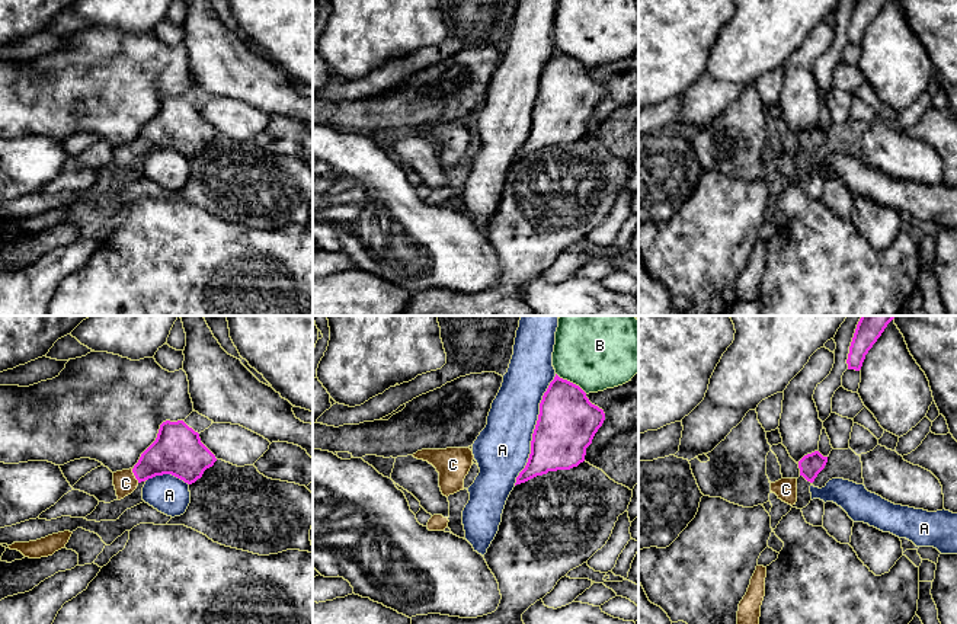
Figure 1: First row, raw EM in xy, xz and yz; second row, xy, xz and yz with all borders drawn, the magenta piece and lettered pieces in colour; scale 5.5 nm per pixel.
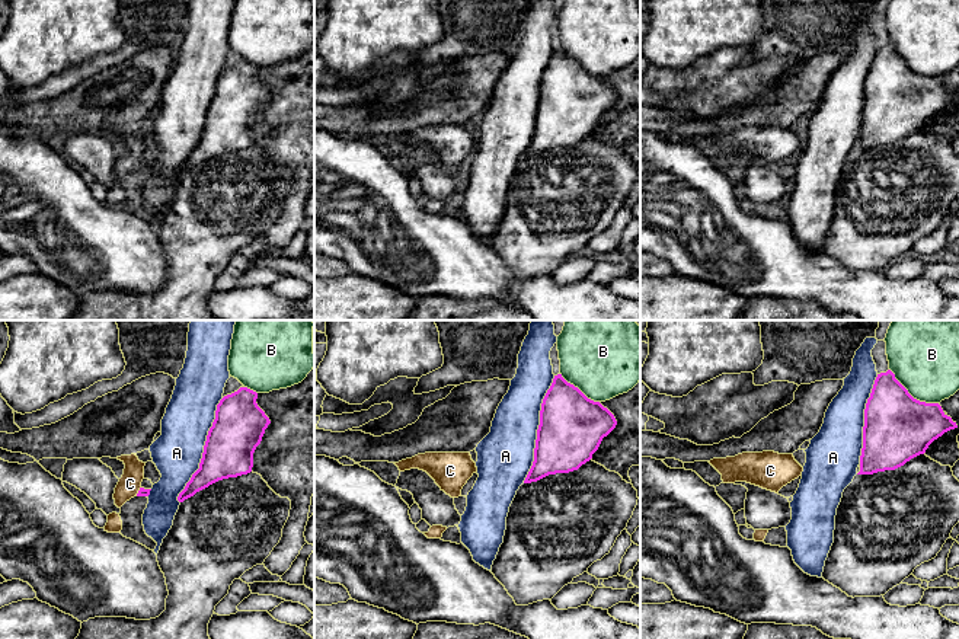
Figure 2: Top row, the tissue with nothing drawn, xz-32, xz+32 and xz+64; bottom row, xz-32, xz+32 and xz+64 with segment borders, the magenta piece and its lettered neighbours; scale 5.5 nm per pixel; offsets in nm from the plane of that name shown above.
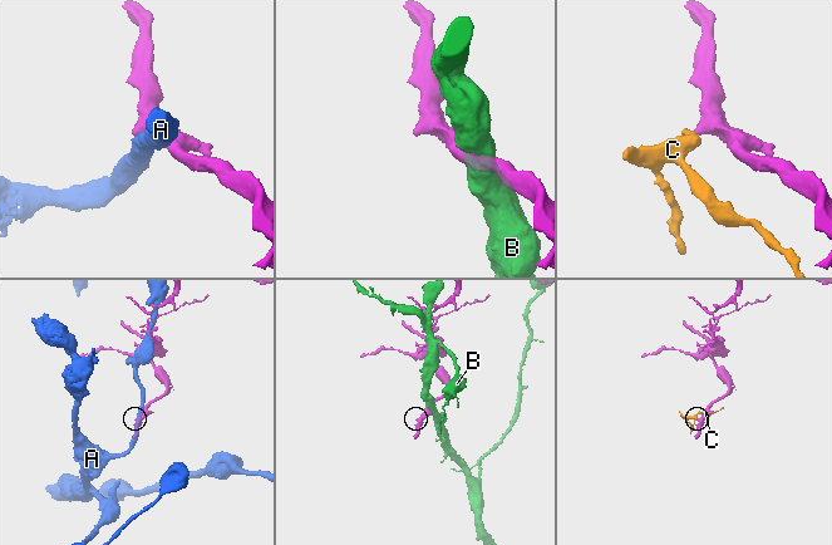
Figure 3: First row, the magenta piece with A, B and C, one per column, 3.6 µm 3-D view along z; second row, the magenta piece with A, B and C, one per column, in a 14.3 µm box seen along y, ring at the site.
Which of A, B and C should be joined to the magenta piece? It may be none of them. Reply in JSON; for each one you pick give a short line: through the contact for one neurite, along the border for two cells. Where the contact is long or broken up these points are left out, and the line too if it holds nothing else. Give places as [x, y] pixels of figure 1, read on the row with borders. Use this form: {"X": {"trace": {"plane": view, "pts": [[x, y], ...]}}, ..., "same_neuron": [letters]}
{"C": {"trace": {"plane": "xy", "pts": [[173, 453], [160, 457], [134, 474], [125, 483]]}}, "same_neuron": ["C"]}

